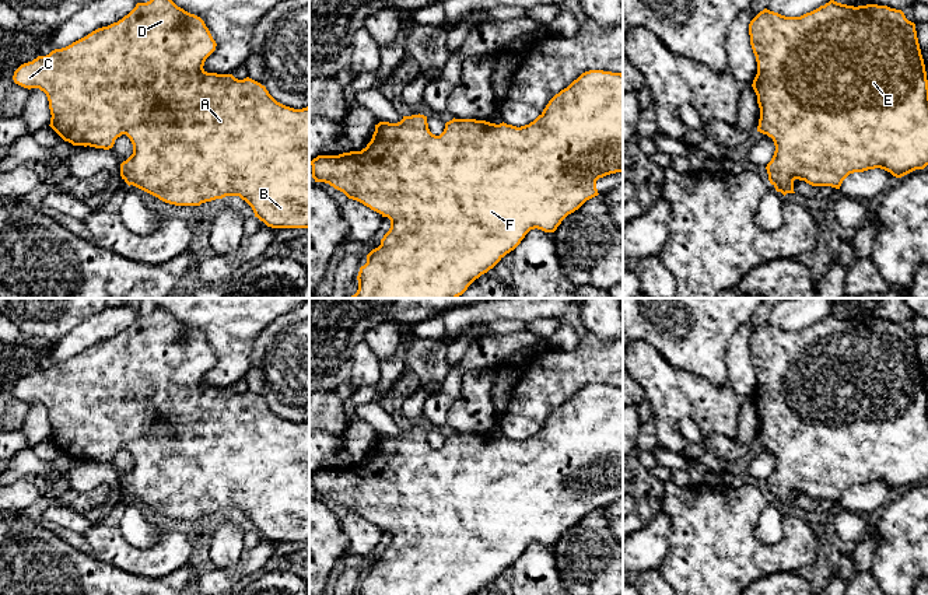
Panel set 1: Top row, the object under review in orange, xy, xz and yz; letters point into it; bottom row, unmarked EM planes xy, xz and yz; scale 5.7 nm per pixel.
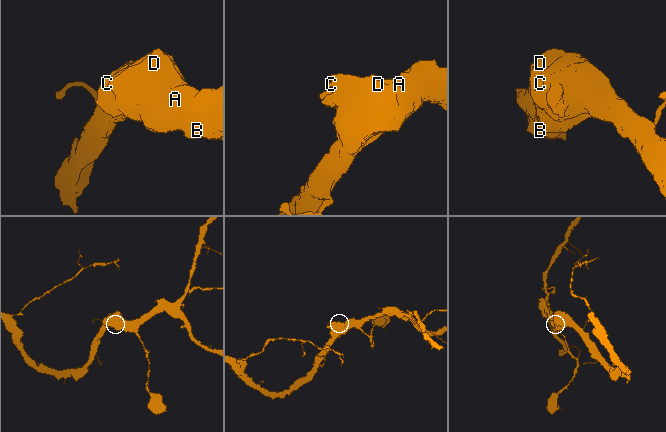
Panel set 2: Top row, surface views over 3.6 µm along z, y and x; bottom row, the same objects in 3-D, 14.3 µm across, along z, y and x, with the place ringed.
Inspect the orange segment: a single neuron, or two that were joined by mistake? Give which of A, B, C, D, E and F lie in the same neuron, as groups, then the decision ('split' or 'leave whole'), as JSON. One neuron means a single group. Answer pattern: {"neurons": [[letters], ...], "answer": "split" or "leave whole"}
{"neurons": [["A", "B", "C", "D", "E", "F"]], "answer": "leave whole"}

